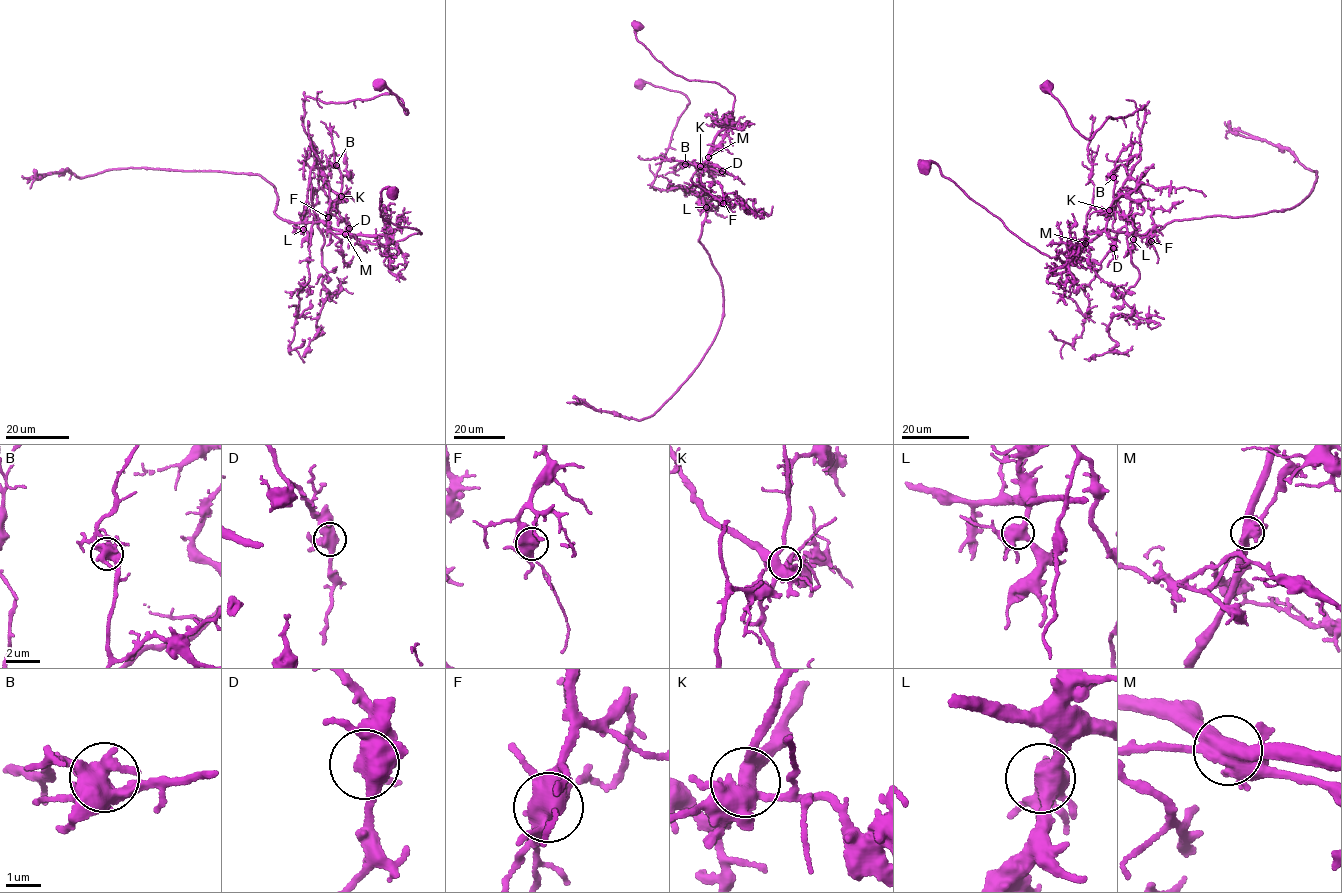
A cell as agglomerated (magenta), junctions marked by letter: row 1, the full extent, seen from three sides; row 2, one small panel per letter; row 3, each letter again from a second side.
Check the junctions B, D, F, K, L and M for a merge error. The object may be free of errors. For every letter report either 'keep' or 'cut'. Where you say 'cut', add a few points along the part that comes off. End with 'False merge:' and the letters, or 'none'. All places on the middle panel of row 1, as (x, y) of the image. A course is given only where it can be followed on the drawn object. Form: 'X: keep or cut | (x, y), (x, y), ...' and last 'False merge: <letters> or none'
B: keep
D: keep
F: keep
K: keep
L: keep
M: cut | (708, 157), (699, 179), (706, 212), (699, 240), (723, 299), (713, 342), (651, 416), (637, 420), (566, 402)
False merge: M

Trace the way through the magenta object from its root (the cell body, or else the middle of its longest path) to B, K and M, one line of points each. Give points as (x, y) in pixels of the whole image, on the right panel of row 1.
B: (924, 166), (935, 162), (1008, 229), (1063, 262), (1087, 240), (1090, 209), (1109, 212), (1113, 177)
K: (924, 166), (935, 162), (940, 173), (1008, 229), (1063, 262), (1071, 249), (1087, 240), (1090, 209), (1109, 210)
M: (924, 166), (935, 162), (940, 173), (963, 193), (1050, 257), (1066, 261), (1071, 249), (1085, 243)

